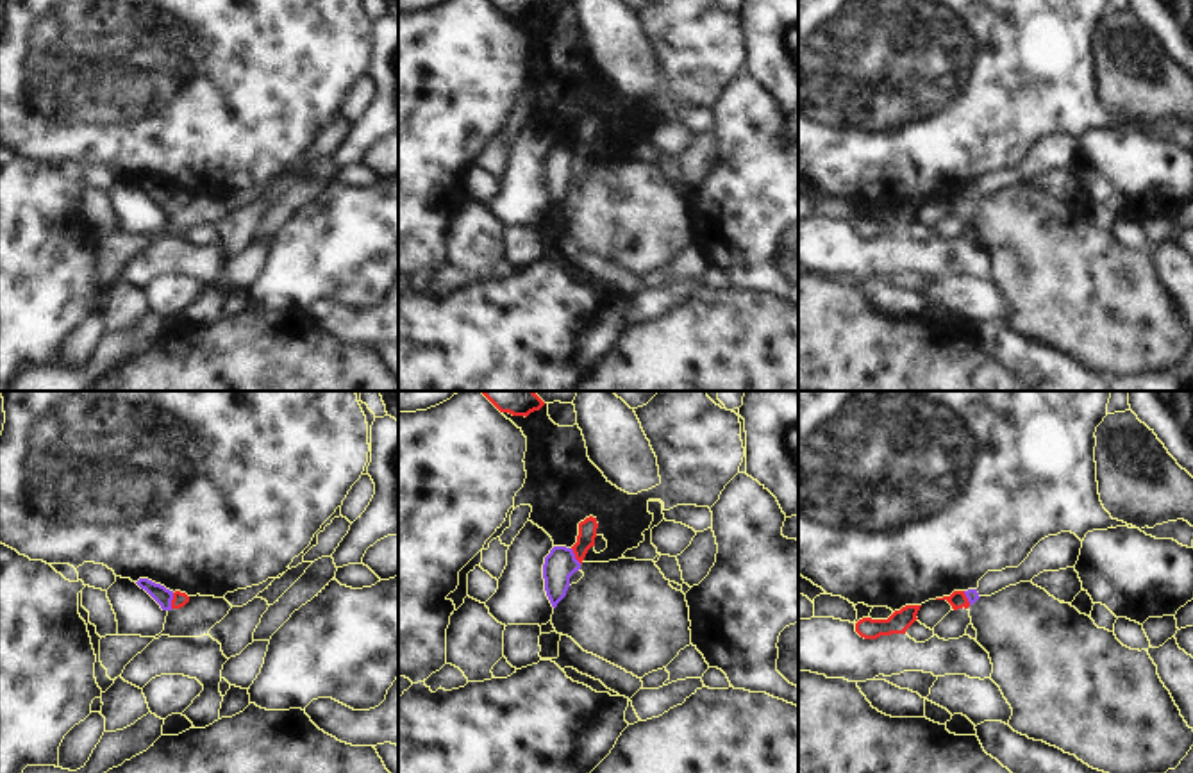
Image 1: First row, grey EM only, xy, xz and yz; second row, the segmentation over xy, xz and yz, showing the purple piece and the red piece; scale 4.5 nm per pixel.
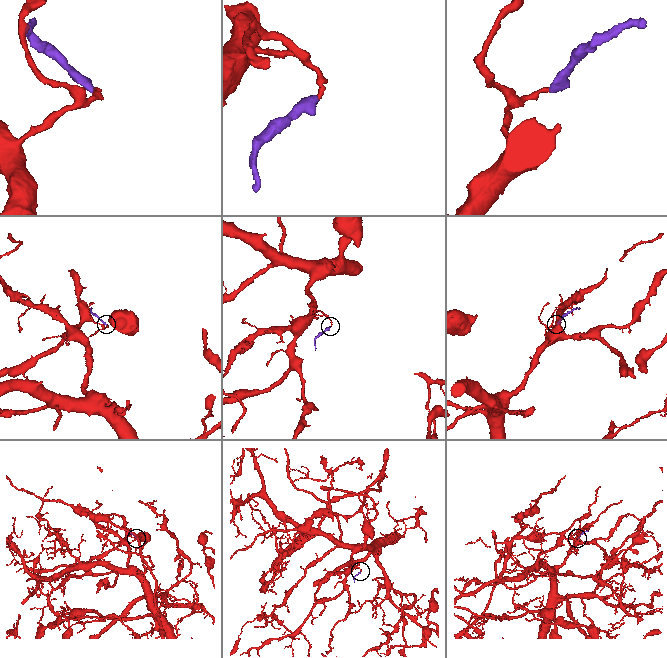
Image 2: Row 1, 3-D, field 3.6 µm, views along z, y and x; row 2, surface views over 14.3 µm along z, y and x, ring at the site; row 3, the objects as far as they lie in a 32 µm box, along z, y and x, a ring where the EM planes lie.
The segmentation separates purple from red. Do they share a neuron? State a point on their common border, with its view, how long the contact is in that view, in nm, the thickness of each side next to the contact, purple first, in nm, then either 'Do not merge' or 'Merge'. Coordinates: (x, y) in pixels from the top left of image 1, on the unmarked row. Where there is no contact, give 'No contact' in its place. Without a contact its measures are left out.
Touches purple at xy (172, 199). Shared border 70 nm. Thickness 80 nm (purple) against 70 nm. Do not merge

